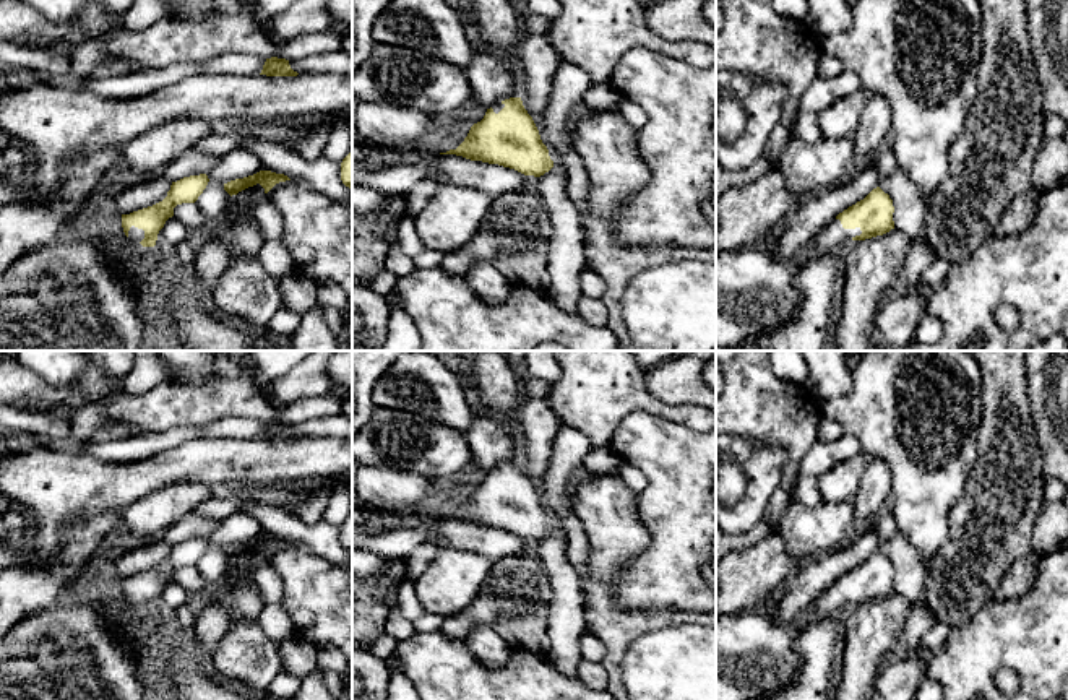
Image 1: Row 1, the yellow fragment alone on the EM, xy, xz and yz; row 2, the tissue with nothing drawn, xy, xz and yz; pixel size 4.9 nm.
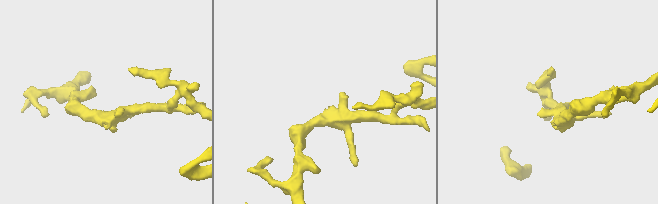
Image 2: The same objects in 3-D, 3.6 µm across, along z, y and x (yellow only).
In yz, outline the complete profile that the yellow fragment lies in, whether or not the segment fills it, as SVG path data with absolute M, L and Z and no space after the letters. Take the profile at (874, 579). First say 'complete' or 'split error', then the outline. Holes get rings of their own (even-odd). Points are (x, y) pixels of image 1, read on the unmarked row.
split error; M880 551L829 586L790 625L776 624L766 607L735 616L716 612L716 700L758 700L787 687L802 669L794 651L799 633L851 604L894 593L893 564Z

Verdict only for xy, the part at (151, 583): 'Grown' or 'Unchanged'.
Grown

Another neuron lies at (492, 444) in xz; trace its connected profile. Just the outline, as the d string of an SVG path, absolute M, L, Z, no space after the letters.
M477 406L474 421L464 435L474 461L490 473L510 461L519 461L519 442L503 426L502 419L490 416Z

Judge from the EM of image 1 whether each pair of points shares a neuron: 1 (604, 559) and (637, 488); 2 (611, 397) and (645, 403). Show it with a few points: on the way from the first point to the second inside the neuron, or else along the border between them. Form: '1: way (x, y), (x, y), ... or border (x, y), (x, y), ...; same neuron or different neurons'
1: border (615, 473), (635, 504); different neurons
2: way (619, 397), (637, 398); same neuron

